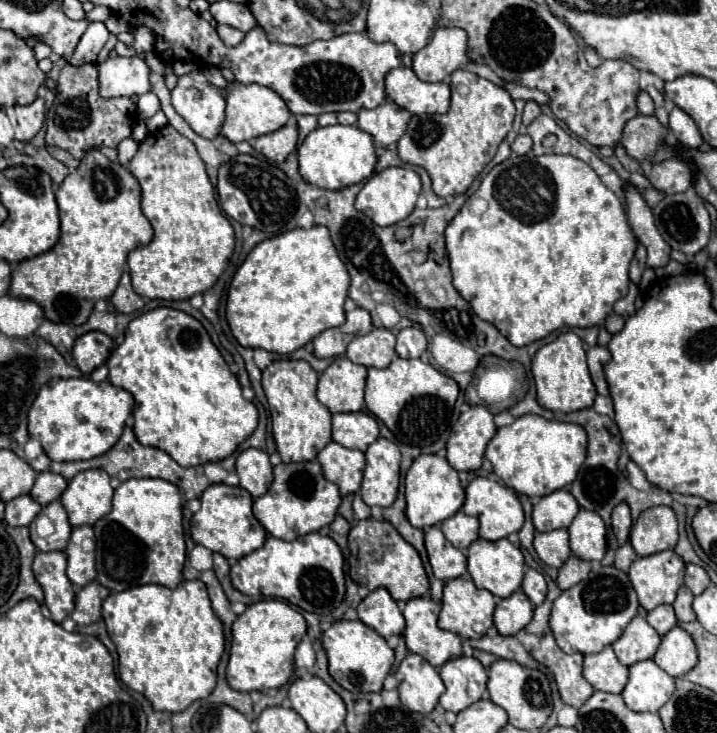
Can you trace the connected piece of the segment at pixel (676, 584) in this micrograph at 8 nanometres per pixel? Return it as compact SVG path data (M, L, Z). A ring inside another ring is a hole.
M661 551L647 557L637 557L631 563L629 579L639 595L639 603L651 611L657 605L671 605L675 601L677 589L683 585L683 573L679 575L667 575L665 573L665 561L669 561L675 553Z

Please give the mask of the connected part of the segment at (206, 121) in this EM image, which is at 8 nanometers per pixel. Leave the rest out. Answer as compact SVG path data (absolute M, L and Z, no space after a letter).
M191 75L179 77L175 89L171 91L175 111L197 135L205 139L221 135L221 125L225 121L225 99L225 89L219 89L209 81L197 81Z

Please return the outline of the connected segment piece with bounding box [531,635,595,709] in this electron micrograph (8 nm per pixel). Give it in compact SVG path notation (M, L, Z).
M547 635L541 639L539 649L533 649L531 655L553 671L561 699L567 705L579 709L593 695L595 691L593 685L589 685L583 677L583 655L581 653L573 653L573 655L563 653L557 647L553 635Z

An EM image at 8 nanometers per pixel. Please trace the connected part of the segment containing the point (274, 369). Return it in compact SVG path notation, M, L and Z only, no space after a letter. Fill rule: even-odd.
M281 359L273 361L263 371L263 389L269 401L269 411L273 419L273 437L283 463L293 461L313 461L317 453L333 441L331 437L331 411L315 399L317 383L315 371L305 361Z

